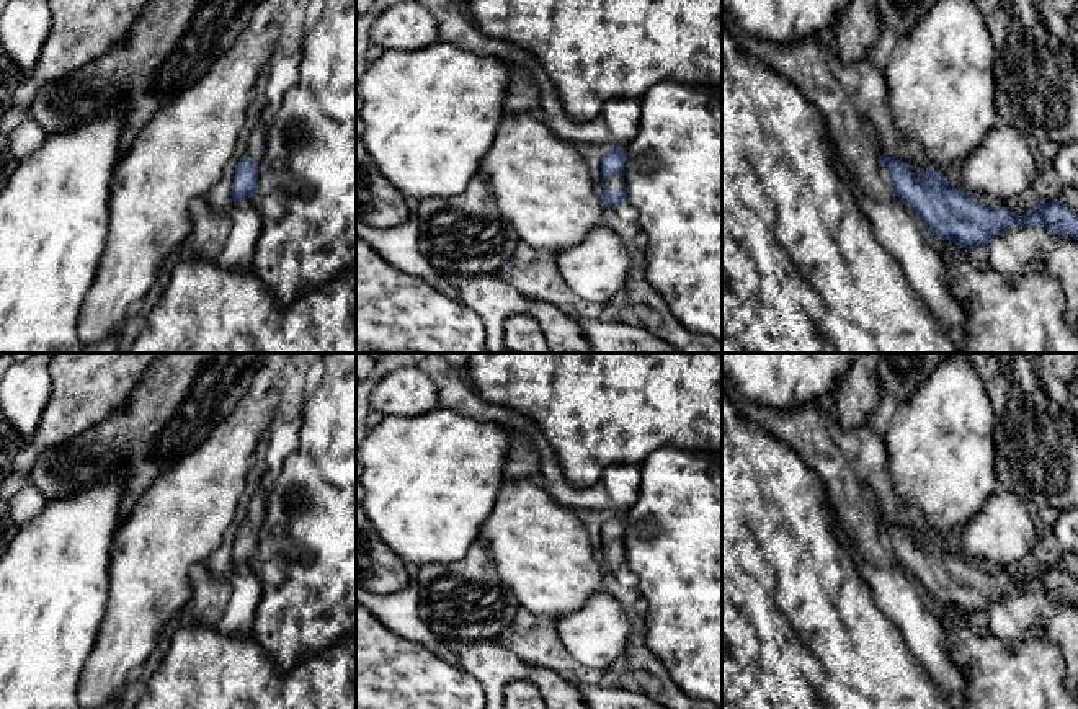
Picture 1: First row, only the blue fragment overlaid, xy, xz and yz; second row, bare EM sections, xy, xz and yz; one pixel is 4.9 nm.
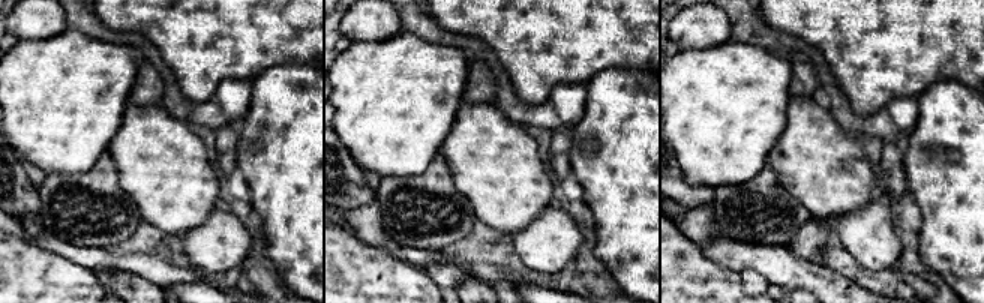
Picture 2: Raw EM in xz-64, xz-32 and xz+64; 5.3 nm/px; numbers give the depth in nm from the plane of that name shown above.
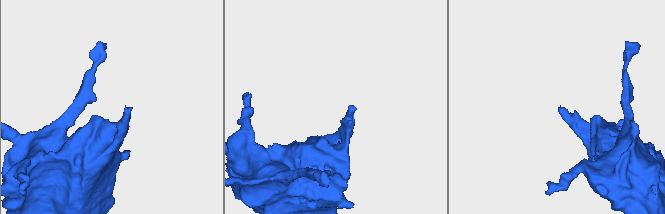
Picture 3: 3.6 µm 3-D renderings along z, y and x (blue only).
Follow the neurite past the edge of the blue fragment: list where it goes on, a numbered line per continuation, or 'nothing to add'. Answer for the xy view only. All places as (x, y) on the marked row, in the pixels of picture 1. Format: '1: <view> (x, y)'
1: xy (257, 142)

